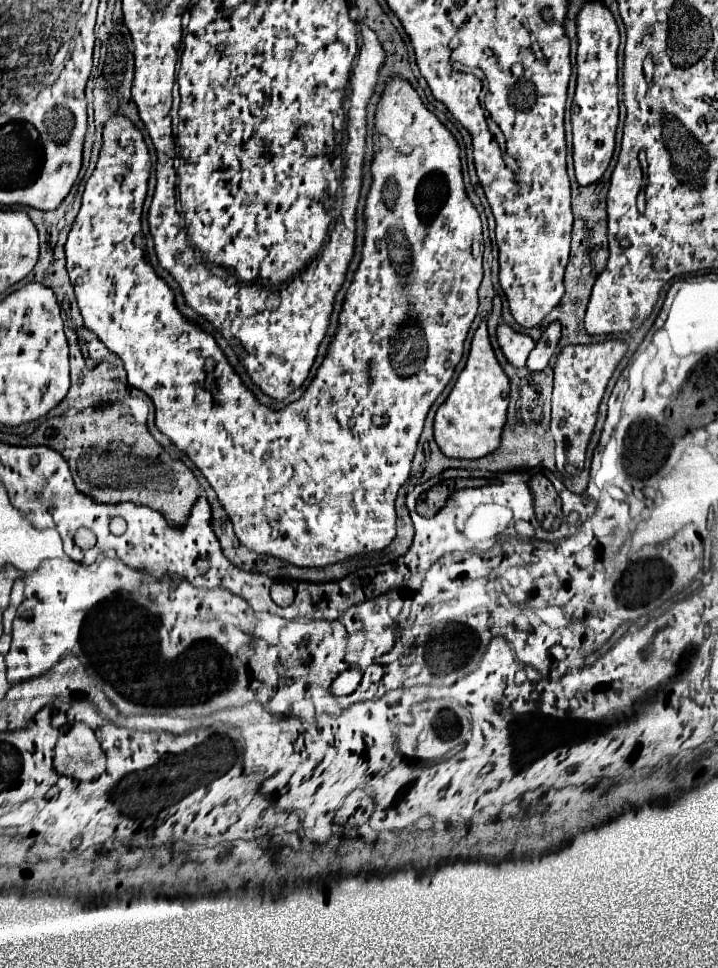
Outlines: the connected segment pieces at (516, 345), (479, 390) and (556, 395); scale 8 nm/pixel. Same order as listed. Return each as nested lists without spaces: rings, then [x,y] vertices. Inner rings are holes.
[[[501,323],[497,327],[497,339],[499,339],[499,345],[501,345],[507,361],[515,367],[525,367],[525,361],[527,361],[531,349],[535,347],[535,341],[529,335],[513,331],[505,323]]]
[[[481,323],[471,341],[471,351],[465,369],[459,373],[455,387],[447,401],[435,415],[435,441],[447,457],[479,459],[497,449],[501,443],[501,431],[507,419],[509,407],[509,379],[501,369],[487,333],[487,325]]]
[[[609,339],[605,343],[591,345],[569,345],[563,347],[555,361],[555,385],[553,385],[553,413],[551,413],[551,431],[557,443],[557,471],[563,475],[569,471],[569,465],[583,467],[587,443],[591,439],[597,409],[603,399],[607,381],[611,379],[617,363],[625,355],[625,343],[619,339]]]

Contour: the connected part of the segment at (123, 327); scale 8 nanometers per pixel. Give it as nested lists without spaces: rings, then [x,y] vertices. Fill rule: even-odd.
[[[389,77],[385,81],[381,101],[377,103],[377,113],[375,113],[373,143],[375,143],[375,147],[373,147],[375,153],[373,153],[373,163],[371,163],[371,189],[369,189],[369,195],[365,201],[365,211],[363,211],[365,213],[365,241],[363,241],[363,251],[361,251],[361,263],[353,275],[351,285],[371,285],[377,295],[373,295],[373,297],[363,295],[363,299],[353,301],[353,305],[349,301],[349,307],[347,307],[347,299],[345,299],[341,317],[337,321],[335,335],[329,343],[329,349],[327,349],[327,355],[325,355],[321,367],[317,369],[317,373],[315,373],[313,381],[309,383],[309,387],[305,389],[305,393],[297,401],[285,405],[283,409],[269,409],[255,399],[253,391],[243,385],[241,377],[229,365],[229,361],[227,361],[225,353],[221,351],[221,347],[217,345],[215,337],[211,333],[203,331],[197,323],[189,321],[177,309],[173,289],[155,273],[151,263],[145,259],[143,245],[137,239],[141,235],[141,213],[143,213],[143,203],[147,197],[151,159],[149,159],[149,151],[147,151],[147,145],[145,145],[141,131],[127,117],[121,117],[121,113],[111,115],[111,119],[103,127],[103,145],[101,145],[101,153],[97,159],[97,167],[95,167],[93,175],[87,179],[87,185],[83,191],[81,211],[79,211],[79,215],[69,231],[69,239],[65,243],[67,271],[69,271],[71,283],[75,287],[75,295],[77,295],[77,303],[79,303],[85,327],[89,331],[97,333],[97,337],[105,343],[105,347],[123,359],[129,383],[153,399],[155,411],[157,411],[155,423],[157,423],[159,431],[165,433],[201,469],[205,479],[215,489],[215,493],[217,493],[223,509],[227,511],[231,523],[235,525],[233,527],[235,535],[249,551],[273,555],[273,557],[289,561],[297,567],[327,567],[331,563],[349,559],[351,555],[377,553],[393,541],[395,531],[397,531],[397,515],[395,515],[397,491],[409,477],[413,453],[417,449],[417,441],[419,441],[419,435],[421,435],[421,429],[425,423],[425,415],[427,415],[429,407],[433,405],[433,401],[443,393],[443,389],[447,387],[447,383],[453,377],[457,363],[461,361],[463,343],[465,343],[467,331],[477,315],[477,305],[479,305],[477,289],[479,289],[479,283],[483,279],[483,267],[481,267],[483,233],[481,233],[479,211],[475,209],[475,205],[471,203],[471,199],[467,197],[465,187],[463,187],[459,145],[457,145],[455,137],[451,135],[451,131],[423,105],[421,97],[417,95],[413,85],[405,77]],[[443,285],[449,285],[449,291],[443,291]],[[375,417],[385,417],[387,423],[377,427],[373,423]]]

